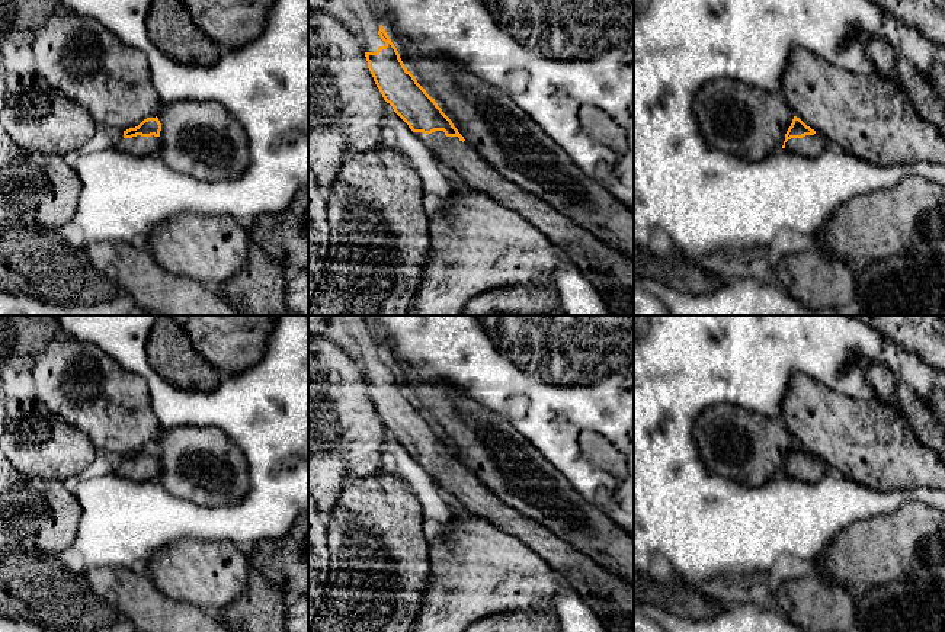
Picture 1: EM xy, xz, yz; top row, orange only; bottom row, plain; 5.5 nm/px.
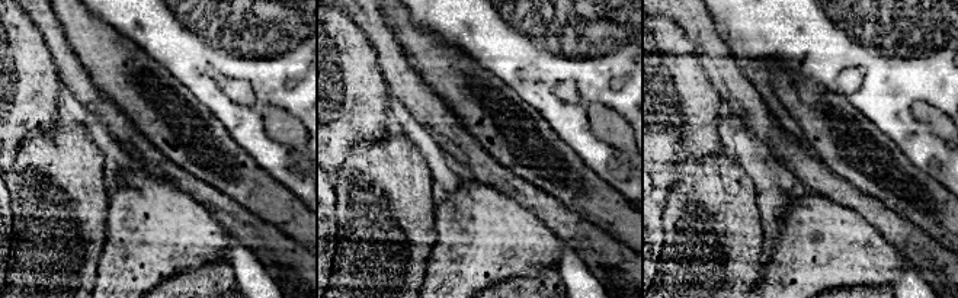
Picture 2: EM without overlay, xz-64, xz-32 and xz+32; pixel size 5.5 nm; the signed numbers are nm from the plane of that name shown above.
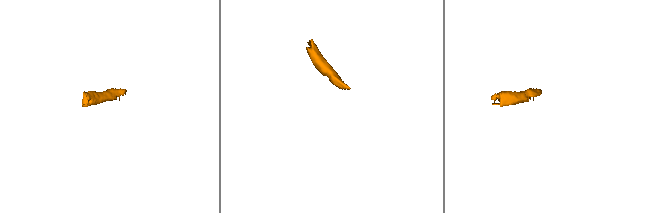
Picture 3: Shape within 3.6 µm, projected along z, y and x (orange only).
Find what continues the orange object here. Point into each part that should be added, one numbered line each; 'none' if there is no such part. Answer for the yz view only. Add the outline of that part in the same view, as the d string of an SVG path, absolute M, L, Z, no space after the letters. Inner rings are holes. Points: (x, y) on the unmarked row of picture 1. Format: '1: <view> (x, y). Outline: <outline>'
1: yz (810, 471). Outline: M817 458L814 461L805 461L803 463L791 463L785 468L787 478L805 481L810 484L816 484L823 479L827 472L827 465Z

